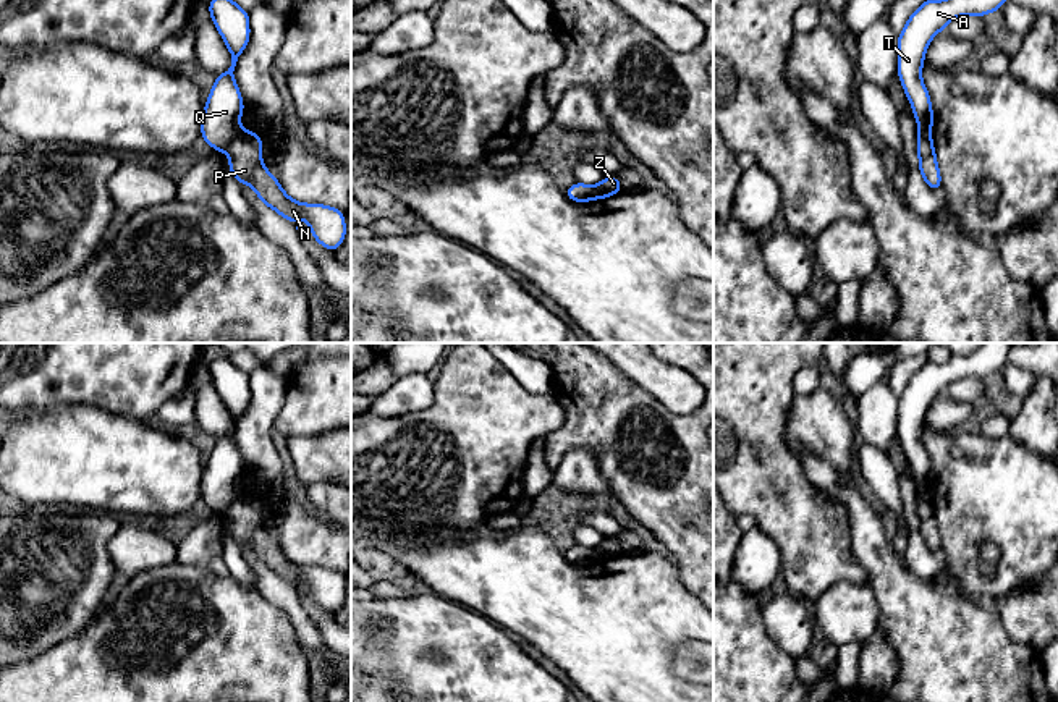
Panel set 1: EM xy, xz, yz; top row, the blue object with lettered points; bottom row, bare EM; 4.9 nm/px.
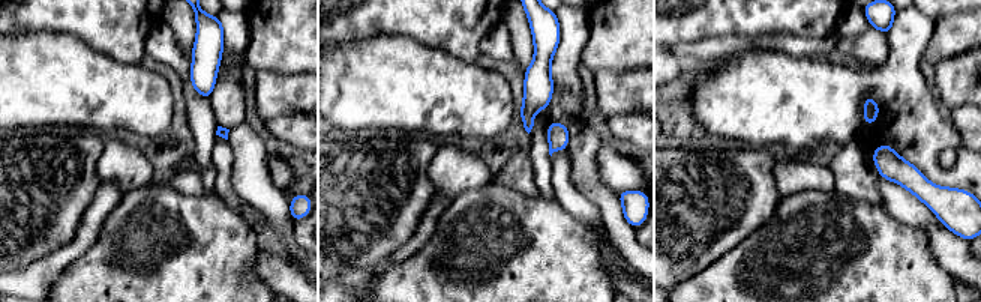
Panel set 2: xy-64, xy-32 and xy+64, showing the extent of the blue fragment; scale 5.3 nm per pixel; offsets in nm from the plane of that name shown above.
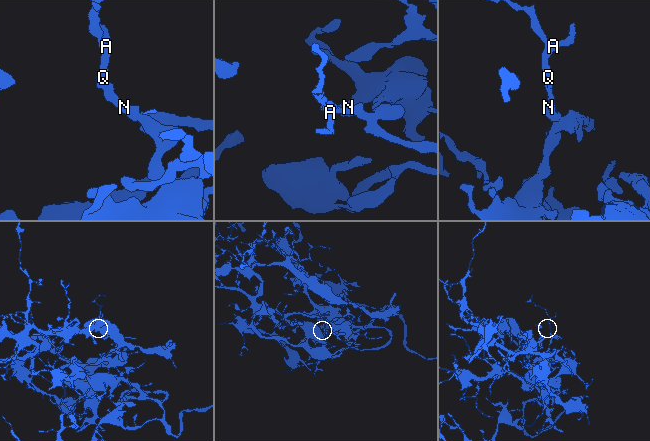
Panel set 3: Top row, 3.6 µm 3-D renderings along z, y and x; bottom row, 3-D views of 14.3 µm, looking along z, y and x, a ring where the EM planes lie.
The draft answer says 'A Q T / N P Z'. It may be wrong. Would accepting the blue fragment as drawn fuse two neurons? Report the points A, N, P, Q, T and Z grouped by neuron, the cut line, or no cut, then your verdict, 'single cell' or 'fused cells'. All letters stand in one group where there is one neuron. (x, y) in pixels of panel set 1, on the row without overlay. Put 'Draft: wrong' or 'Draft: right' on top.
Draft: right
A Q T / N P Z | xy (238, 490), (224, 511) | fused cells

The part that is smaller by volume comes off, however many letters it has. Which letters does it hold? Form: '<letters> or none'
A, Q, T

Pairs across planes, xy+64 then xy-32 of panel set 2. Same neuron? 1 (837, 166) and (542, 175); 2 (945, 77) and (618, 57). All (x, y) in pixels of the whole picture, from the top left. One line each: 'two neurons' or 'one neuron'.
1: two neurons
2: two neurons

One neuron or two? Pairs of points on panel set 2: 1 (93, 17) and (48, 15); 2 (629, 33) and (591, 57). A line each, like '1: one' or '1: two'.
1: one
2: one

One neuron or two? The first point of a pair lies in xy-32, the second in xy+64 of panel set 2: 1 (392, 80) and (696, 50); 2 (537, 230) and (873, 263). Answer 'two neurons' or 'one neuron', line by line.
1: two neurons
2: one neuron

